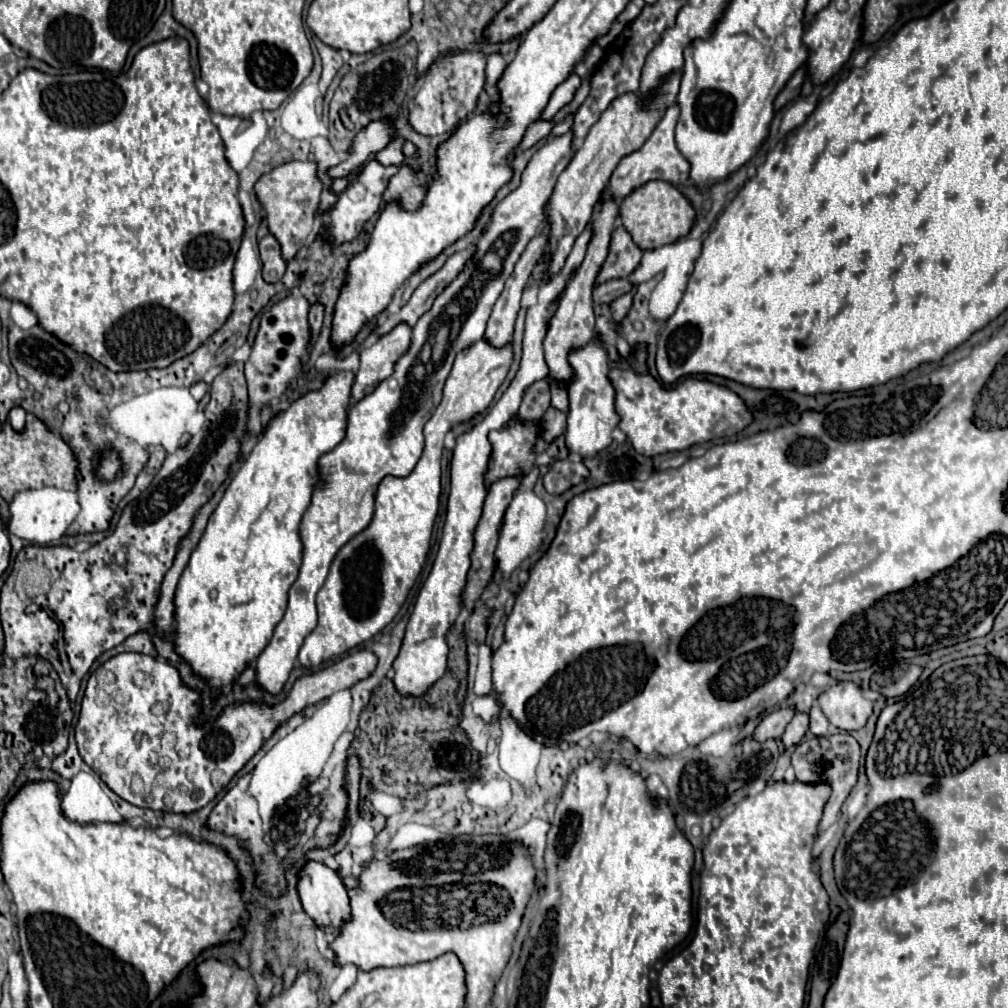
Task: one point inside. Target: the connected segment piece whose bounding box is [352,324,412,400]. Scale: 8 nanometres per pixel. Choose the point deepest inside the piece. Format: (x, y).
(377, 363)

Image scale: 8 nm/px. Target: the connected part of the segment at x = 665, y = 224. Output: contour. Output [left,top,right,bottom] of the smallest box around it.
[620,180,696,250]

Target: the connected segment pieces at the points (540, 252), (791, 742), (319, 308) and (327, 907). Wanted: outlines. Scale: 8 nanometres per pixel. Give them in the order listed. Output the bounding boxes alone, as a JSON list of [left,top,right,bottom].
[[484,224,550,346],[782,712,808,748],[308,302,324,342],[296,860,348,928]]

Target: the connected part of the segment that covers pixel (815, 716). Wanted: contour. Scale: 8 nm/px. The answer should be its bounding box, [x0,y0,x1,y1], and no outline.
[810,704,828,736]

